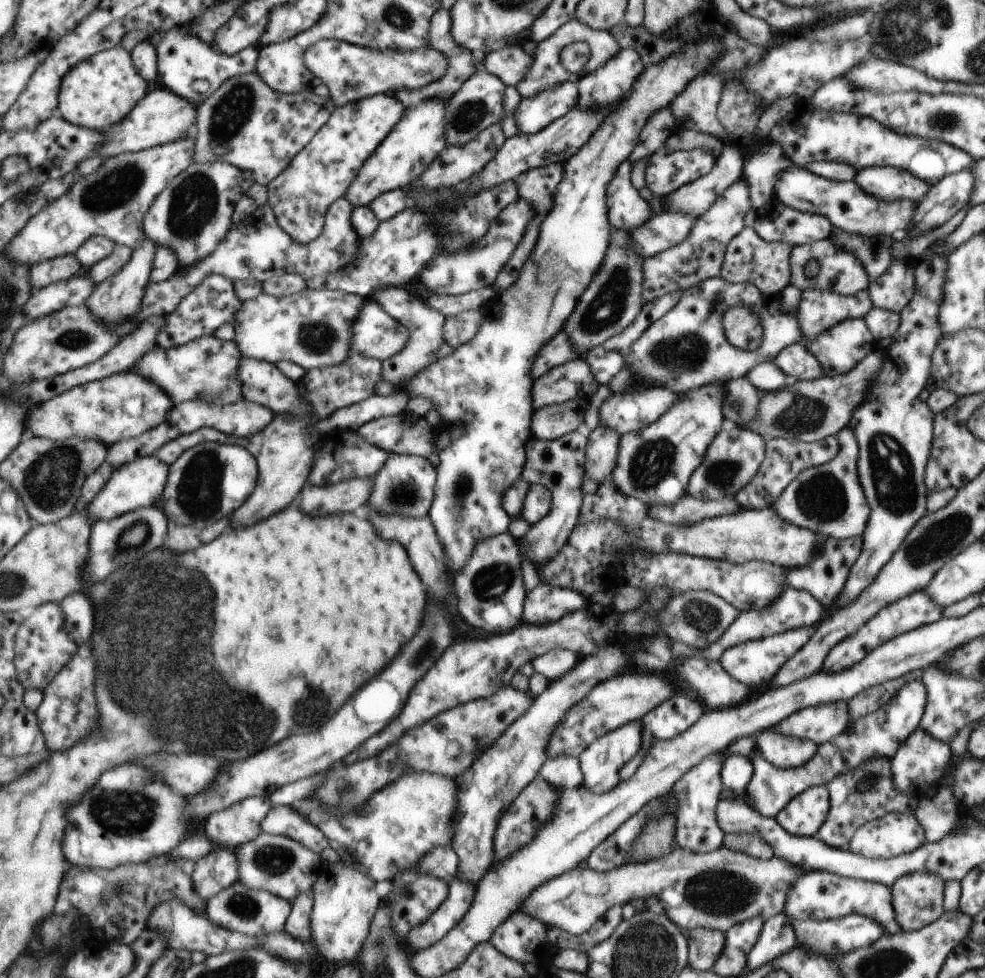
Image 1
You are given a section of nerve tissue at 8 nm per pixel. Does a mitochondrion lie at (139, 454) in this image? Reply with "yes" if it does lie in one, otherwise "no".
no

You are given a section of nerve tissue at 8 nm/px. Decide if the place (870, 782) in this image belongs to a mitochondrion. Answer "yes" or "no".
yes

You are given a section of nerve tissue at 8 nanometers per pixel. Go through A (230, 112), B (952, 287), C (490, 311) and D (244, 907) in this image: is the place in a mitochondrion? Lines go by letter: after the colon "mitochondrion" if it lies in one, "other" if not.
A: mitochondrion
B: other
C: other
D: mitochondrion

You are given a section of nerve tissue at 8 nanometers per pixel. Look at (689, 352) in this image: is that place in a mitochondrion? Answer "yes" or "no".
yes

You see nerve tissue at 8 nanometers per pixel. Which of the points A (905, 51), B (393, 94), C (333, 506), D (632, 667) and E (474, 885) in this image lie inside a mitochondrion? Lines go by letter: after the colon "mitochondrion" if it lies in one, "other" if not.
A: mitochondrion
B: other
C: other
D: other
E: other

